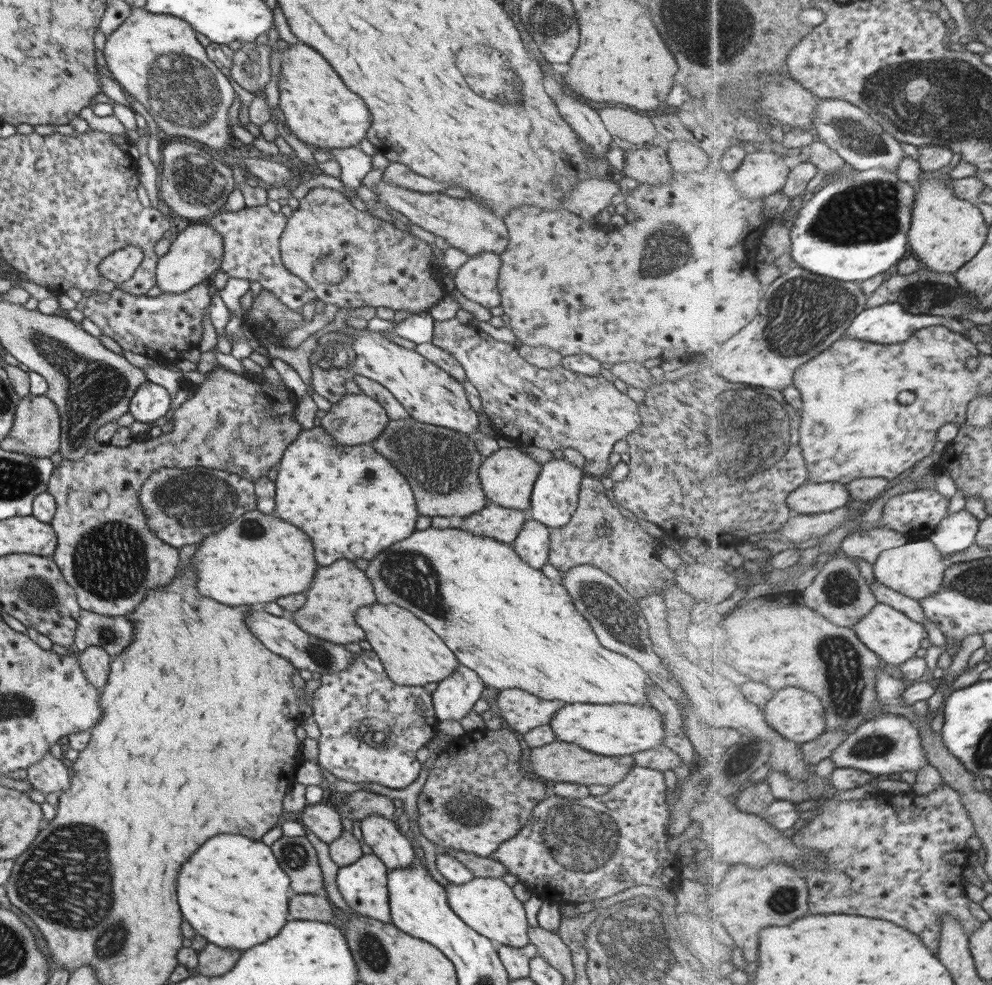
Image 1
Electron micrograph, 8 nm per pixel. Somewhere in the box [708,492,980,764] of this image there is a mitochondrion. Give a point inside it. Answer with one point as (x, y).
(844, 664)

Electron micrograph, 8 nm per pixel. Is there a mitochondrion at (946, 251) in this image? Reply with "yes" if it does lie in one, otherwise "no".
no

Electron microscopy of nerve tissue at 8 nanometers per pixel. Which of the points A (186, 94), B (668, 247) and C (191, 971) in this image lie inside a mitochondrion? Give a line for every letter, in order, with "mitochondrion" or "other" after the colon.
A: mitochondrion
B: mitochondrion
C: other

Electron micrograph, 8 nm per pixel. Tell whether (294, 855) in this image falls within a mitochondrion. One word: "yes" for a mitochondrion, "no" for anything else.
yes

